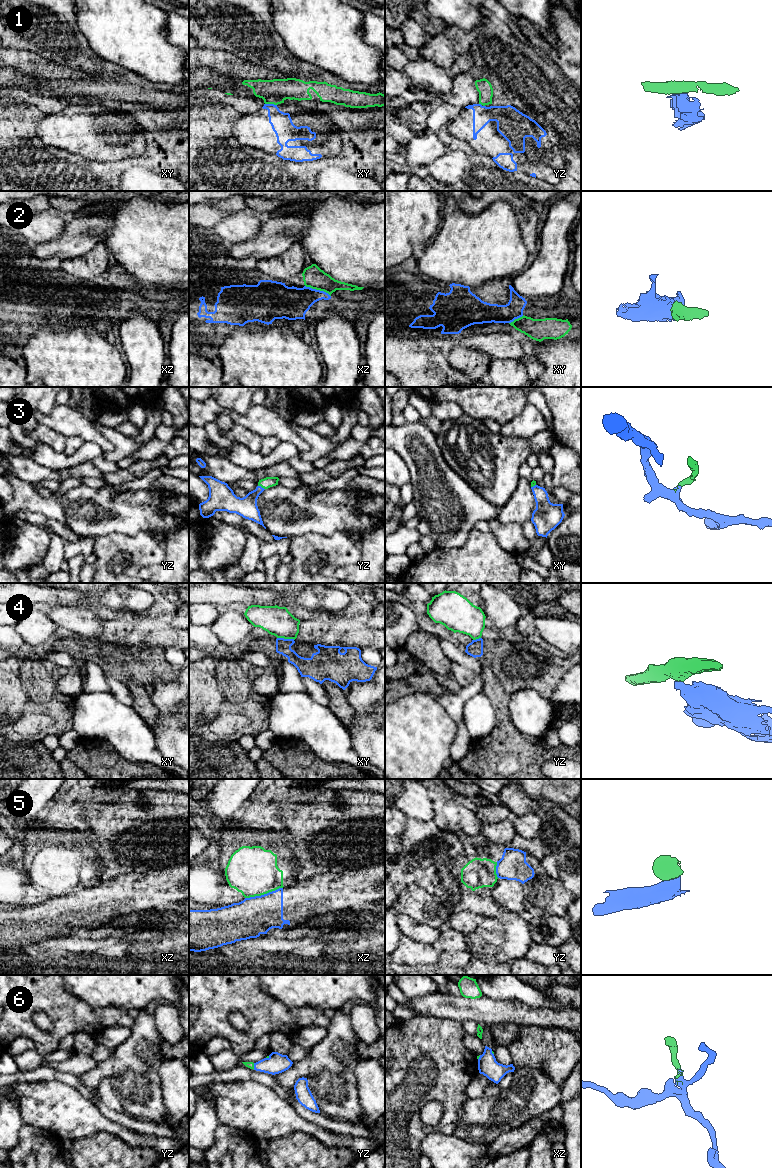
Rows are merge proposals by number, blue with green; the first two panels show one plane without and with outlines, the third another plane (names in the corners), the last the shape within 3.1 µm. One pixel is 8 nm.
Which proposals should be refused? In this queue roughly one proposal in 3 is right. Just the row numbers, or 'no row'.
1, 2, 4, 5

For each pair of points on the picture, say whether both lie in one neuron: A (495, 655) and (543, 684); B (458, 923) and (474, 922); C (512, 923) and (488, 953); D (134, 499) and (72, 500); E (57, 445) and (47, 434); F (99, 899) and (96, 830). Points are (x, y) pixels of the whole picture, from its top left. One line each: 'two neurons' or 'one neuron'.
A: one neuron
B: one neuron
C: one neuron
D: one neuron
E: one neuron
F: two neurons

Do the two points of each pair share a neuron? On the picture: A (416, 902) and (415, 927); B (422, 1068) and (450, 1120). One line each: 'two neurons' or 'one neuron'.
A: two neurons
B: one neuron

